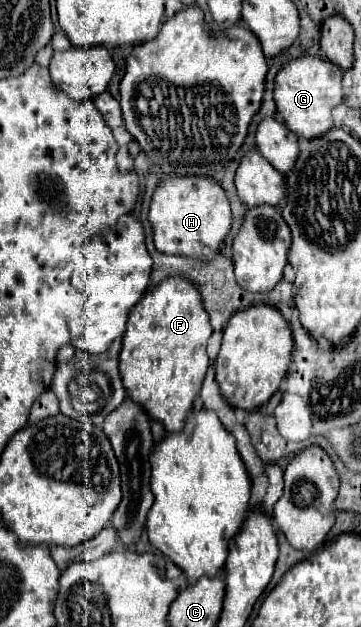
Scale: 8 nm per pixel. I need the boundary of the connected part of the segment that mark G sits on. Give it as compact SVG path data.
M298 56L286 62L274 80L274 102L286 126L302 138L316 138L318 134L326 134L328 130L332 130L334 120L330 110L344 98L340 80L342 70L338 70L338 66L330 64L330 60L326 58Z

